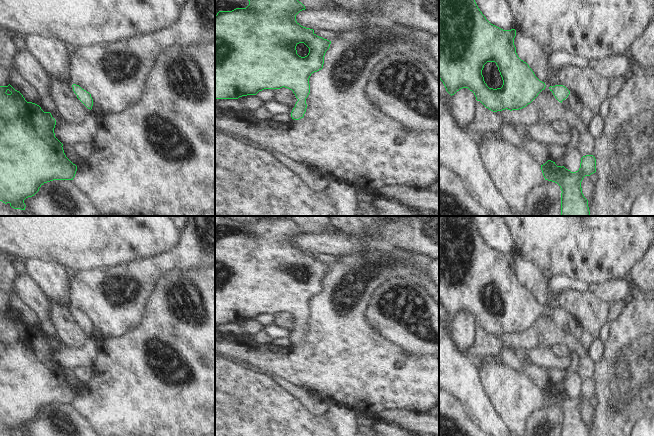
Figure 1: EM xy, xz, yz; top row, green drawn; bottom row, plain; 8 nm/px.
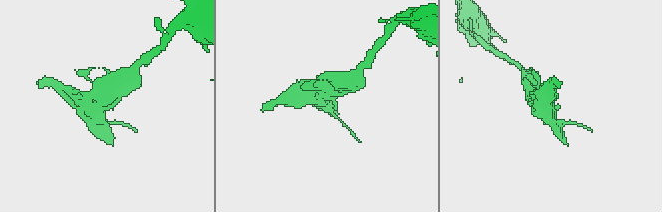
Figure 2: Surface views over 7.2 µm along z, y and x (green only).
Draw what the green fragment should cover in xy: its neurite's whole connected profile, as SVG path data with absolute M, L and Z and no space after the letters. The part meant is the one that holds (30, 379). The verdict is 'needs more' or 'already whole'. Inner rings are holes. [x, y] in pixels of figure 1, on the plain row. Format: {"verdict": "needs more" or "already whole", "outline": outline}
{"verdict": "already whole", "outline": "M10 308L0 310L0 425L14 433L25 434L24 424L34 420L39 412L53 404L73 404L77 390L65 379L63 368L55 361L56 344L35 327L27 326Z"}

